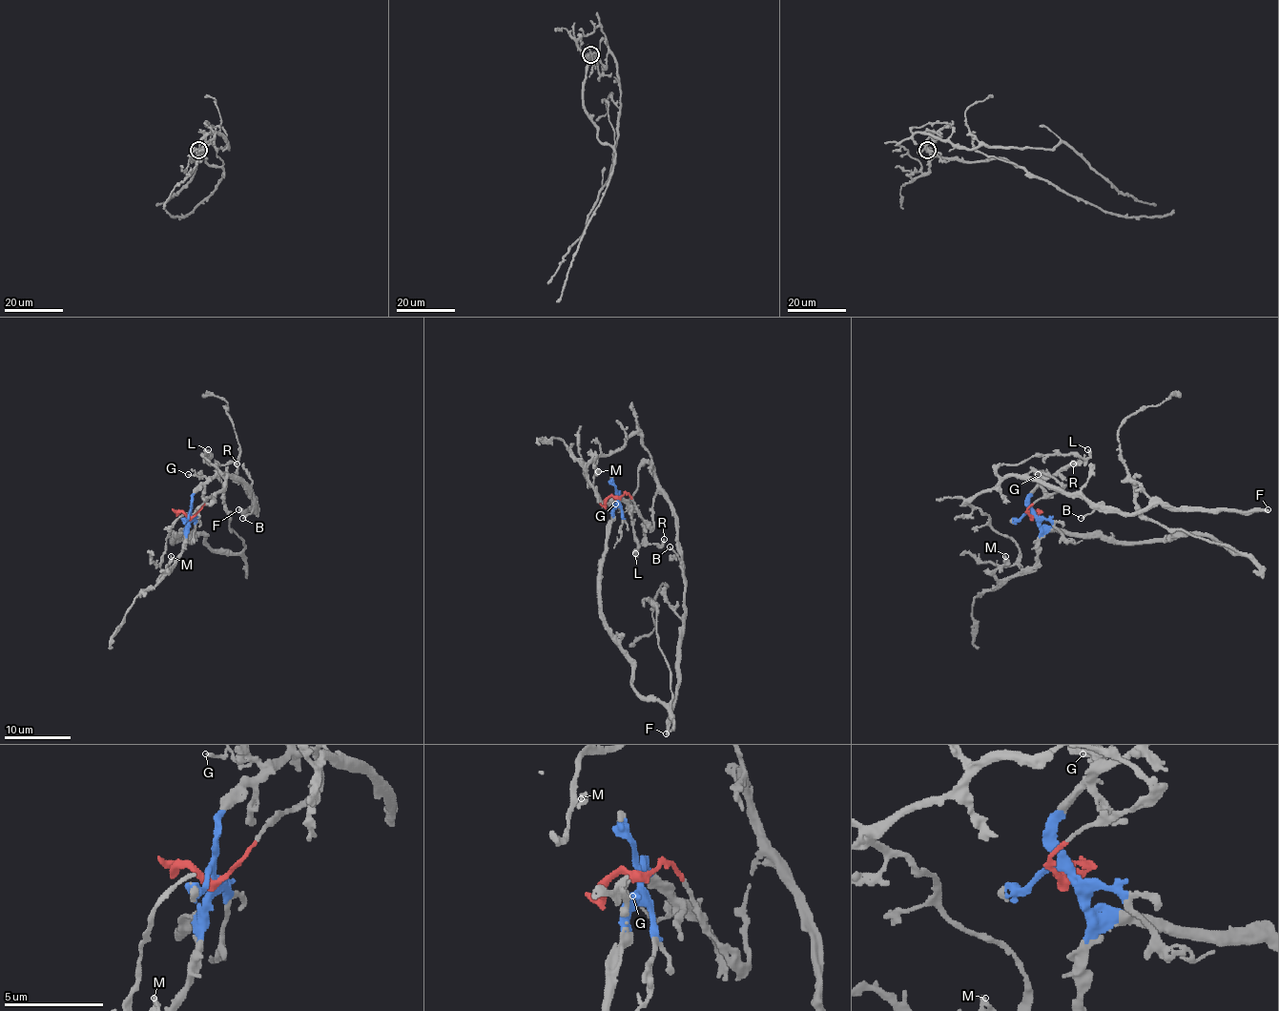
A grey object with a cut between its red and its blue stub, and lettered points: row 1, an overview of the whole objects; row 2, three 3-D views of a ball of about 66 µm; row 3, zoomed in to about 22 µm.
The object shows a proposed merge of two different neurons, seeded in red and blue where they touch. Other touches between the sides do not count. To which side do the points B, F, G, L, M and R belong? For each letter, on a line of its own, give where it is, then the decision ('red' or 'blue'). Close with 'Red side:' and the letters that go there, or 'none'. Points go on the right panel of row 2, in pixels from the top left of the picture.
B: at (1081, 518); red
F: at (1268, 509); red
G: at (1038, 474); blue
L: at (1087, 449); red
M: at (1005, 556); blue
R: at (1073, 464); blue
Red side: B, F, L

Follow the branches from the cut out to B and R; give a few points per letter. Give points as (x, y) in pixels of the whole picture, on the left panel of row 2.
B: (189, 515), (193, 517), (224, 485), (227, 470), (249, 492), (254, 508), (242, 519)
R: (189, 515), (193, 495), (218, 465), (237, 464)

